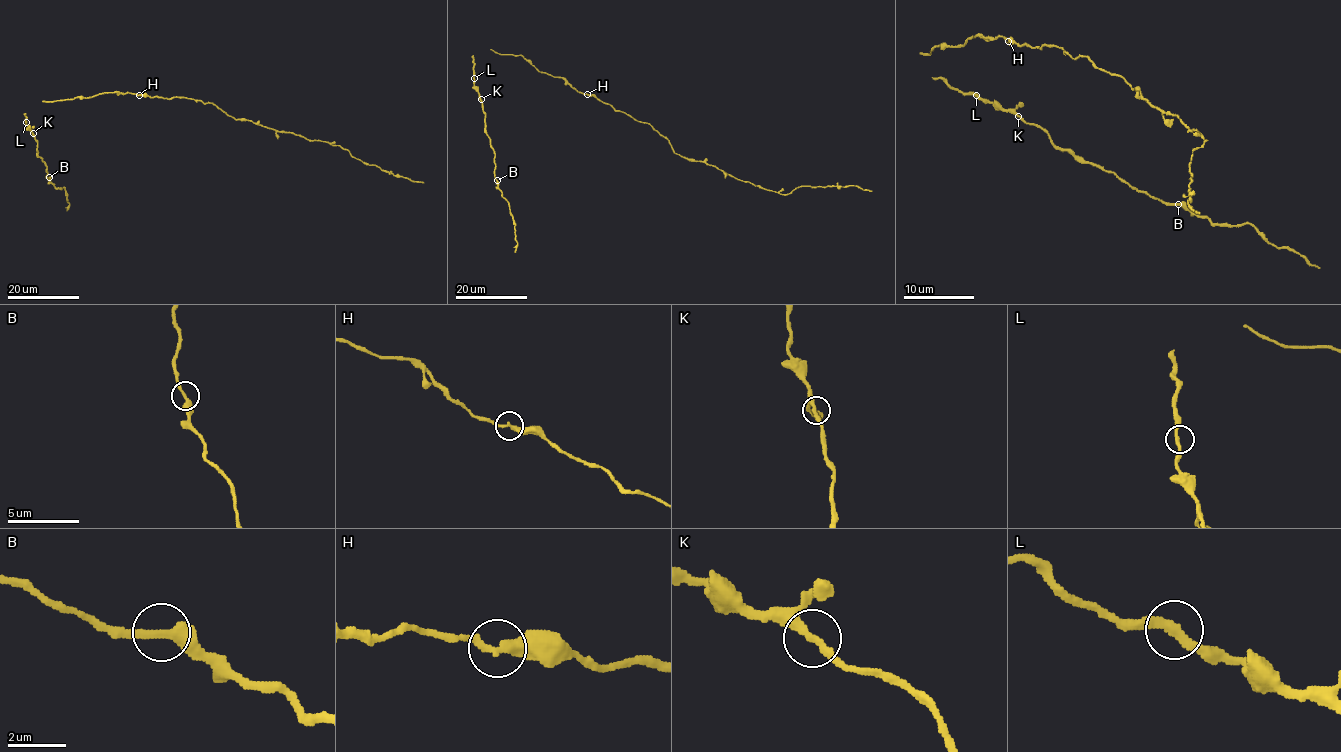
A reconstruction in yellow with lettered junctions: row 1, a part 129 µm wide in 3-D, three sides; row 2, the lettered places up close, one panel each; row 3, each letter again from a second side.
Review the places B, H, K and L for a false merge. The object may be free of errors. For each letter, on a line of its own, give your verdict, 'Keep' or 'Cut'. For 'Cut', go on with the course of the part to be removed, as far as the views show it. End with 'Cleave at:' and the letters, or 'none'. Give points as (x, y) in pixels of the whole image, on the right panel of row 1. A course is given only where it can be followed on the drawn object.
B: Keep
H: Keep
K: Keep
L: Keep
Cleave at: none

